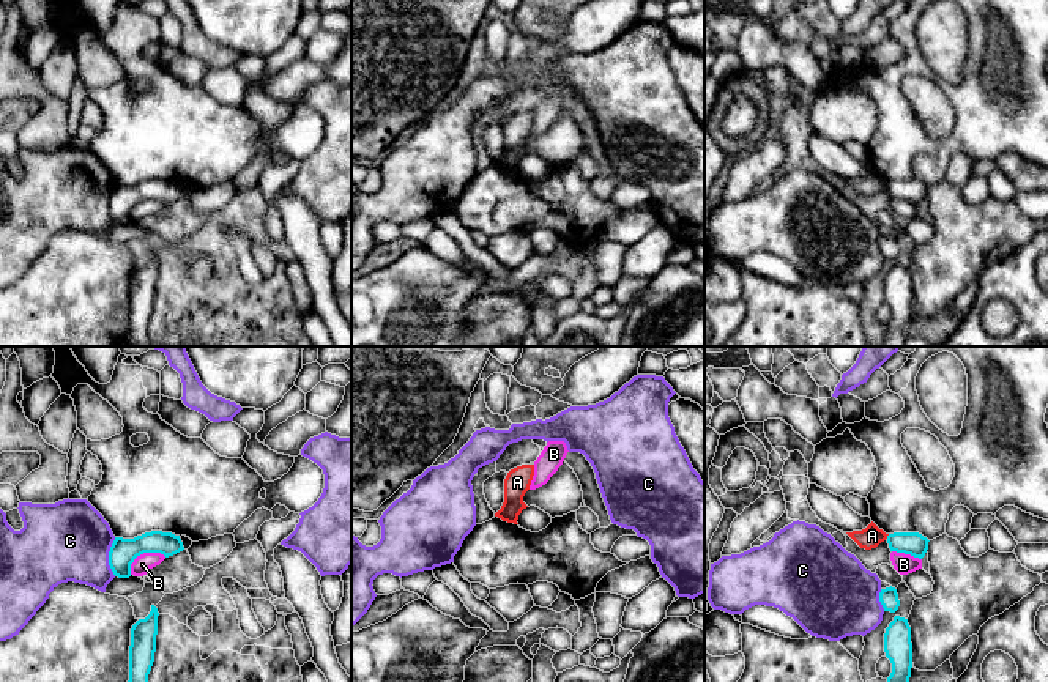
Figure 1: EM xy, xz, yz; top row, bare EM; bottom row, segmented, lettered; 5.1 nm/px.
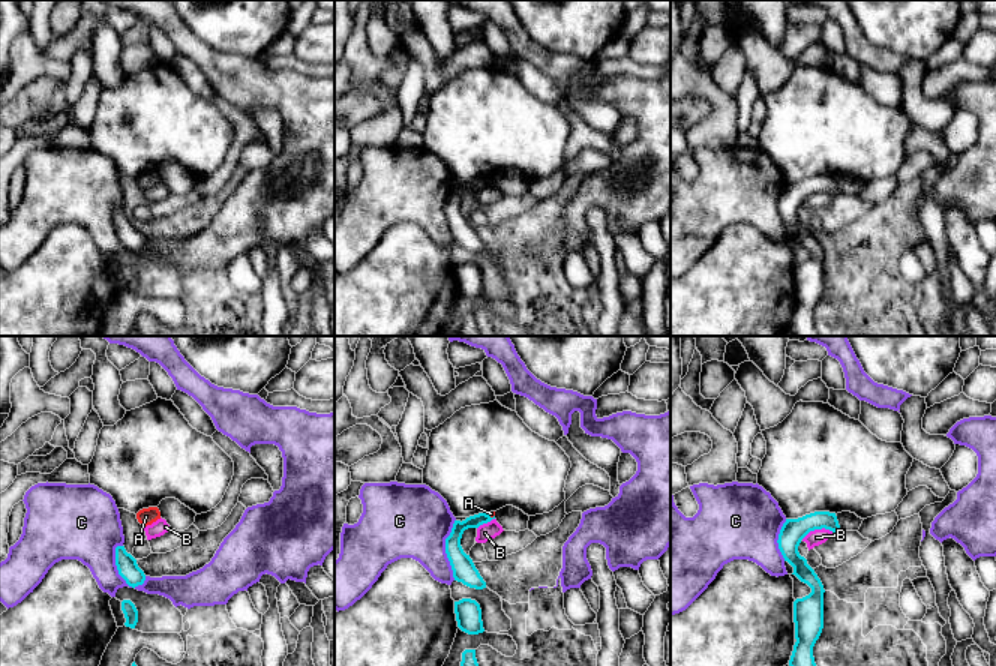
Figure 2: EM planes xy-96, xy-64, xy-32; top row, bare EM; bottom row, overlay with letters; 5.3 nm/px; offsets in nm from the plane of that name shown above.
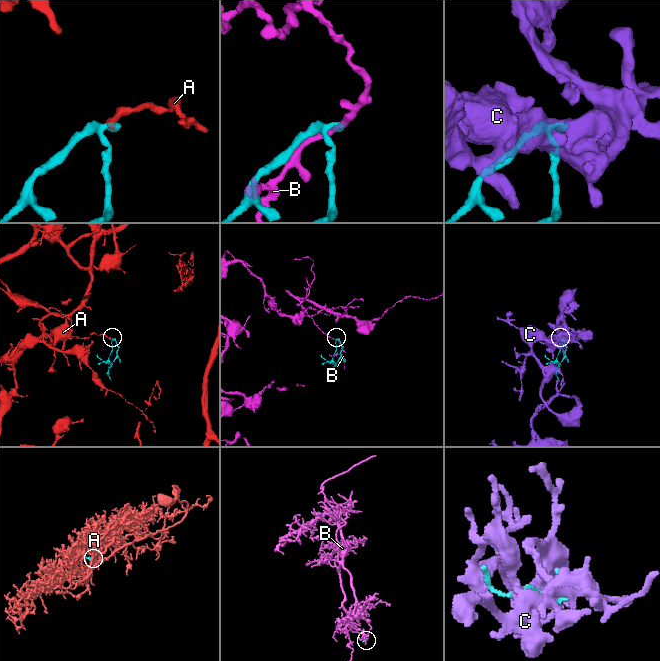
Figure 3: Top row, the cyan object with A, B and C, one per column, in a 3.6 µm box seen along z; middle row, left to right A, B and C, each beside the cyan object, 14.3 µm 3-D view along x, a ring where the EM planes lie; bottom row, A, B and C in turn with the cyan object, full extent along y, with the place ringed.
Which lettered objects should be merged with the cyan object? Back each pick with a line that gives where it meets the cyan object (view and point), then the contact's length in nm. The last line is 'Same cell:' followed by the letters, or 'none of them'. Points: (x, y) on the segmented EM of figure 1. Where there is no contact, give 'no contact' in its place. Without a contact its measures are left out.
Same cell: none of them

